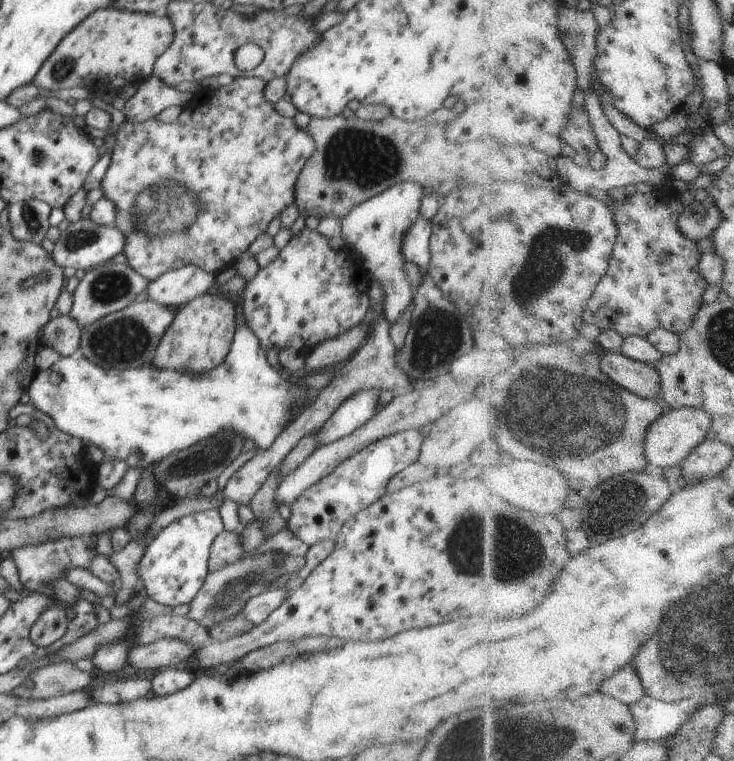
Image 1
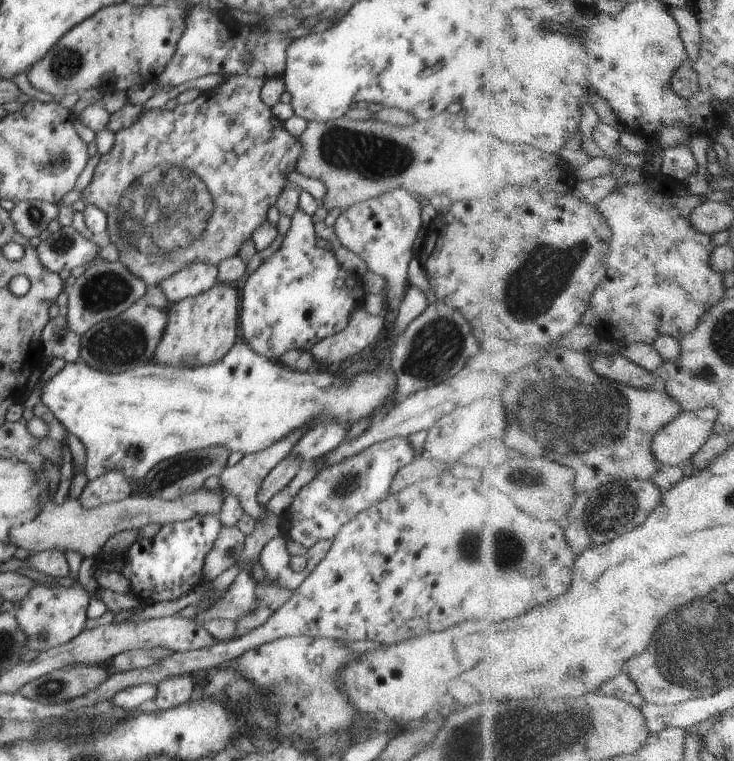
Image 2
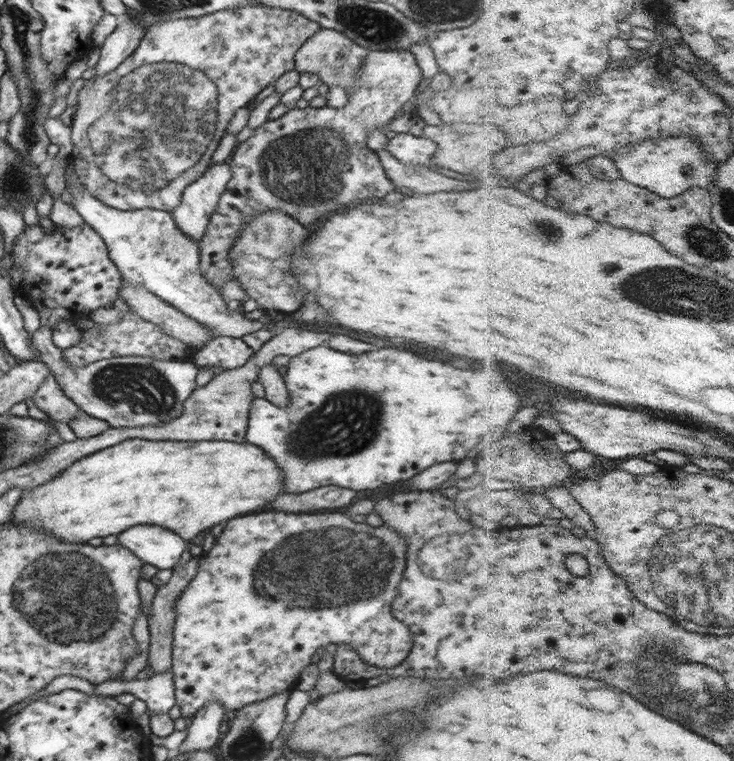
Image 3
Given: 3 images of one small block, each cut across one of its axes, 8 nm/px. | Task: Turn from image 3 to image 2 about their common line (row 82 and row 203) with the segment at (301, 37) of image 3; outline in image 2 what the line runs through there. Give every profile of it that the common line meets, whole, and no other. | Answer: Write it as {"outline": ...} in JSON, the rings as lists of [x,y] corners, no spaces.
{"outline":[[[236,75],[217,87],[202,94],[189,103],[178,103],[172,110],[144,109],[139,117],[125,129],[115,132],[115,142],[111,150],[102,155],[96,165],[91,181],[81,188],[81,198],[86,205],[96,205],[106,213],[107,232],[105,239],[112,241],[119,250],[119,260],[132,274],[143,279],[146,286],[158,287],[171,274],[177,273],[192,263],[210,263],[219,265],[225,258],[238,255],[244,240],[252,238],[258,228],[266,225],[266,212],[274,206],[280,191],[286,186],[284,174],[295,170],[295,164],[302,154],[303,148],[299,138],[291,136],[284,122],[261,99],[261,88],[265,79],[250,75]]]}

